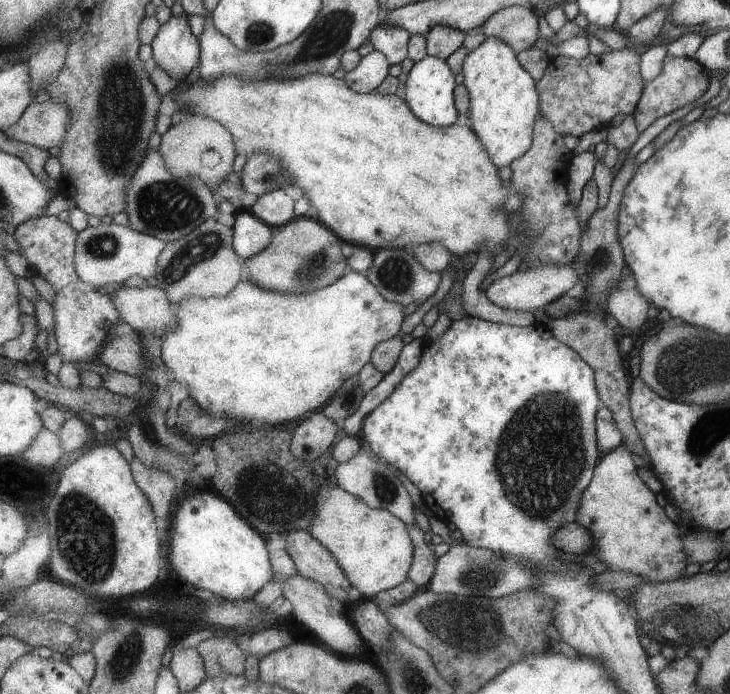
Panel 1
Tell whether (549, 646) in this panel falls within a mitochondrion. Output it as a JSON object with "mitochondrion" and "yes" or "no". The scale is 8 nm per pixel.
{"mitochondrion":"no"}

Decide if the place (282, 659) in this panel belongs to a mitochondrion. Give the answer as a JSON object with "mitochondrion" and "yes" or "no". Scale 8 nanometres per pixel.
{"mitochondrion":"no"}

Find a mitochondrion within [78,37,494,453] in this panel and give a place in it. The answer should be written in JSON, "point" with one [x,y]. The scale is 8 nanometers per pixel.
{"point":[121,107]}

